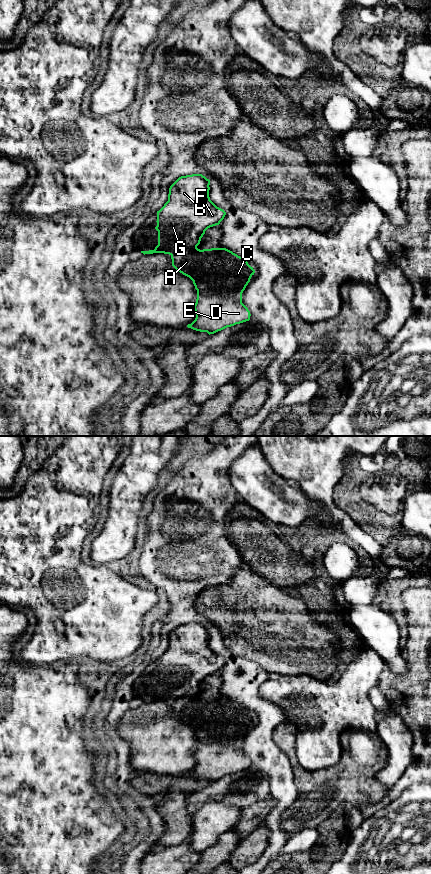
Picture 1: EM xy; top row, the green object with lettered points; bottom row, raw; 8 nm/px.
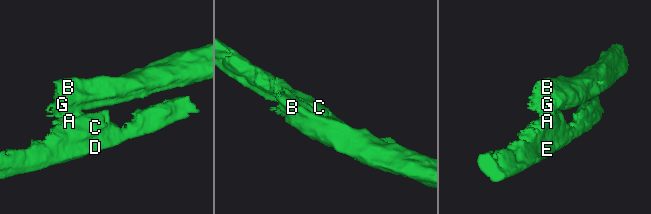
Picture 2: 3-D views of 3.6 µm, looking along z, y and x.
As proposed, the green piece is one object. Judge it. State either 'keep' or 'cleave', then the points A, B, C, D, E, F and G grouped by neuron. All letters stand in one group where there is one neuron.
cleave; groups A C D E / B F G

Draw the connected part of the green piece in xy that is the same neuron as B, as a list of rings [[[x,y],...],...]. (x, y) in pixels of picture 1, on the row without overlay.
[[[202,622],[179,625],[169,636],[168,649],[157,659],[158,693],[141,701],[172,703],[197,695],[205,679],[219,673],[226,663],[210,648],[209,633]]]

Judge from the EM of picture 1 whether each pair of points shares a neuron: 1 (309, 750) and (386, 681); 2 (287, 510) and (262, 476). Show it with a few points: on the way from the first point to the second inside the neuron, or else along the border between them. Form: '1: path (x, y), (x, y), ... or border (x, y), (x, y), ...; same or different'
1: border (383, 663), (383, 669), (376, 686); different
2: path (280, 502), (262, 484); same

